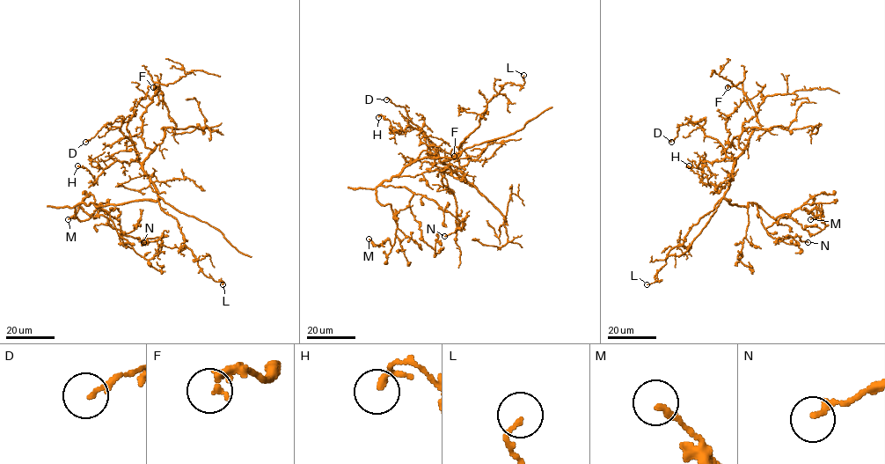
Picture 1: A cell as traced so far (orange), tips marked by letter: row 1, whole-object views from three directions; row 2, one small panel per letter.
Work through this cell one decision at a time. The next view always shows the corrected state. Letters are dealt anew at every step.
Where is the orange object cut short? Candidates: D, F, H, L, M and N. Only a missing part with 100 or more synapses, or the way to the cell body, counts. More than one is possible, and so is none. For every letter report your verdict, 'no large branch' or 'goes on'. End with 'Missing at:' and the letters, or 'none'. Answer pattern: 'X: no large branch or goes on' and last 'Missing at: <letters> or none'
D: no large branch
F: no large branch
H: no large branch
L: no large branch
M: no large branch
N: no large branch
Missing at: none

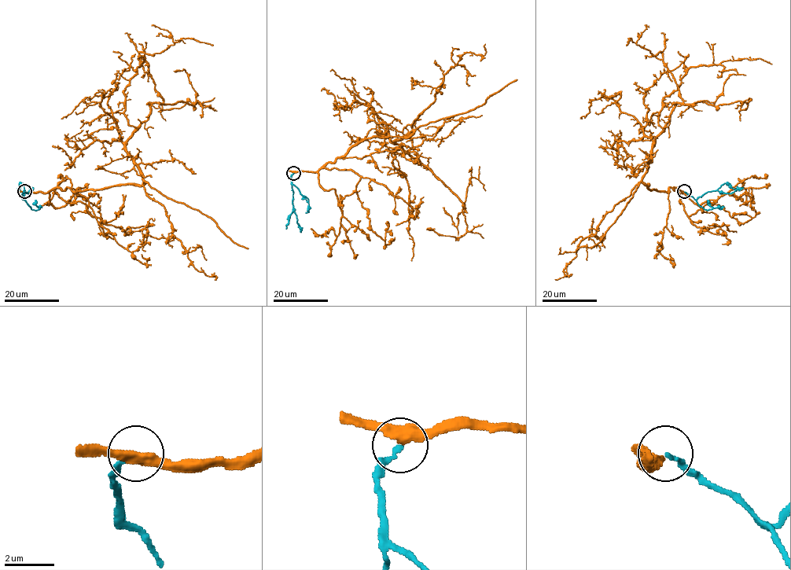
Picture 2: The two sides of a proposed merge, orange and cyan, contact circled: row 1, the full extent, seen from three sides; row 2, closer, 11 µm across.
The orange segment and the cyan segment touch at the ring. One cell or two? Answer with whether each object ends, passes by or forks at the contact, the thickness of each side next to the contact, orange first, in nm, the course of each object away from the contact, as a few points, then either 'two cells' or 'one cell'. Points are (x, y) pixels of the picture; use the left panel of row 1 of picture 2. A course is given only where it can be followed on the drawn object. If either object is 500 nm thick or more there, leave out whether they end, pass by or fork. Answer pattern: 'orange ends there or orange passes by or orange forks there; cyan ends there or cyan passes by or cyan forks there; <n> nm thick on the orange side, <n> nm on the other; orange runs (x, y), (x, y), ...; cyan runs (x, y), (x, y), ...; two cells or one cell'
orange passes by; cyan ends there; 400 nm thick on the orange side, 170 nm on the other; orange runs (24, 192), (143, 183), (126, 142), (149, 107), (163, 101), (138, 53), (160, 53), (182, 38), (213, 45); cyan runs (24, 192), (22, 193), (23, 199), (23, 190), (28, 193), (32, 187); one cell

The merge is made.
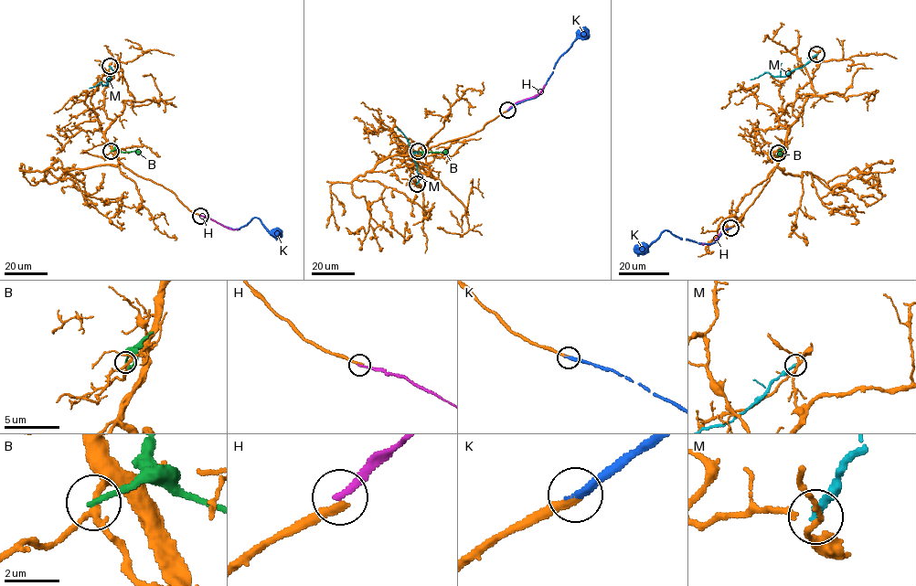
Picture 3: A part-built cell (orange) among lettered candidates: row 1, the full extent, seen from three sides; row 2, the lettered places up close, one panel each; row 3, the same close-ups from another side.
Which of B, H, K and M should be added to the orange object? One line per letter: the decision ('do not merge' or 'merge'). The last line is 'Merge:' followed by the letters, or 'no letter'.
B: do not merge
H: do not merge
K: merge
M: do not merge
Merge: K

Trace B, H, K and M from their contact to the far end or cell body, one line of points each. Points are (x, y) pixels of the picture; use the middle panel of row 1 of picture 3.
B: (418, 151), (448, 151)
H: (507, 110), (517, 101), (538, 93), (545, 84)
K: (507, 110), (536, 97), (553, 71), (555, 63), (589, 30)
M: (417, 184), (420, 176), (414, 156), (408, 140), (396, 127)

